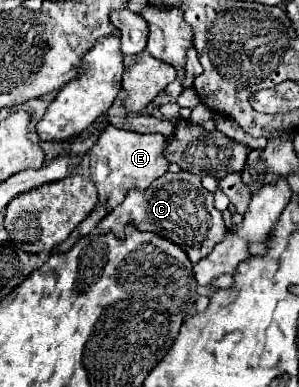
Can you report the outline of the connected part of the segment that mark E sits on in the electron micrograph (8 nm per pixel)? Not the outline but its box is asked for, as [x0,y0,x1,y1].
[89,125,169,211]

